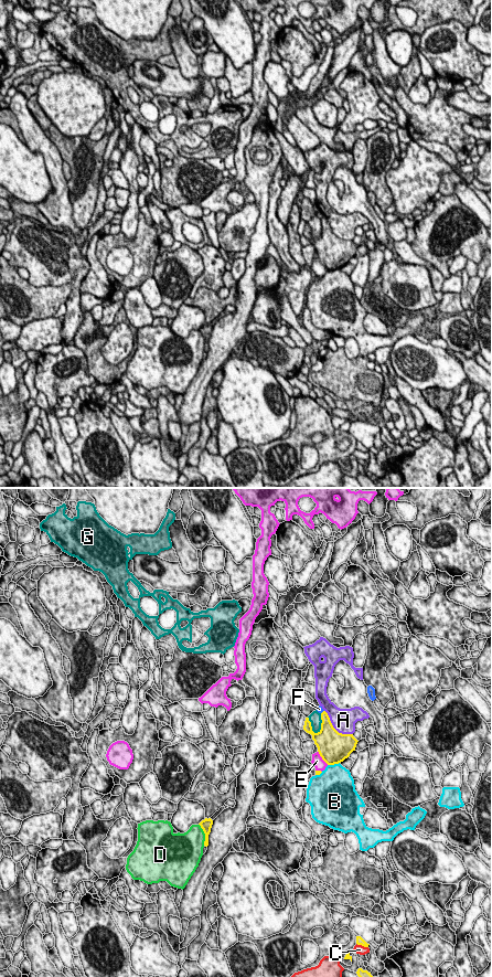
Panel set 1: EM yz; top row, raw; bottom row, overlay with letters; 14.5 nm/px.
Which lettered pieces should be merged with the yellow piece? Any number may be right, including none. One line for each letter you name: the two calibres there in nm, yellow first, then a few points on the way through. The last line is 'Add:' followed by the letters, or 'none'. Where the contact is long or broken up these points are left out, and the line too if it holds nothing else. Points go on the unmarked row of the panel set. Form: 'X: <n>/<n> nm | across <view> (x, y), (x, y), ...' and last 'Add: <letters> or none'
Add: none

